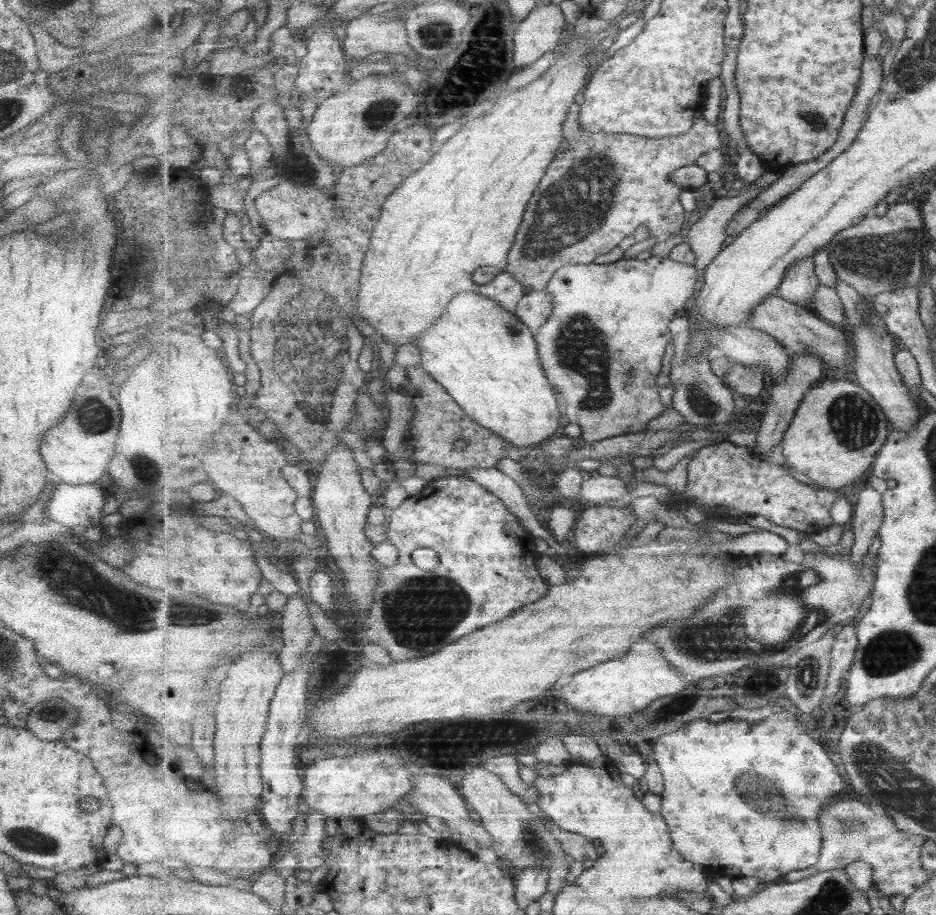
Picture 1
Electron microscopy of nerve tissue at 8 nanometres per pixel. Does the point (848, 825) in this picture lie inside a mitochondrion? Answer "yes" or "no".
yes

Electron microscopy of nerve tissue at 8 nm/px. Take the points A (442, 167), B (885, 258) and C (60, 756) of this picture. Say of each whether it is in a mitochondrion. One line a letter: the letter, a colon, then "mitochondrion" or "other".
A: other
B: mitochondrion
C: other

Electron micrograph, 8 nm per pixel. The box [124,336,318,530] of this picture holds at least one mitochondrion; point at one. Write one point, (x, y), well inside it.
(146, 467)

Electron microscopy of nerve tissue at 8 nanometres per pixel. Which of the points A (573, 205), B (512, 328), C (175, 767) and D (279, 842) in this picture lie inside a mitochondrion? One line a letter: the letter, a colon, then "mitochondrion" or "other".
A: mitochondrion
B: mitochondrion
C: other
D: other

